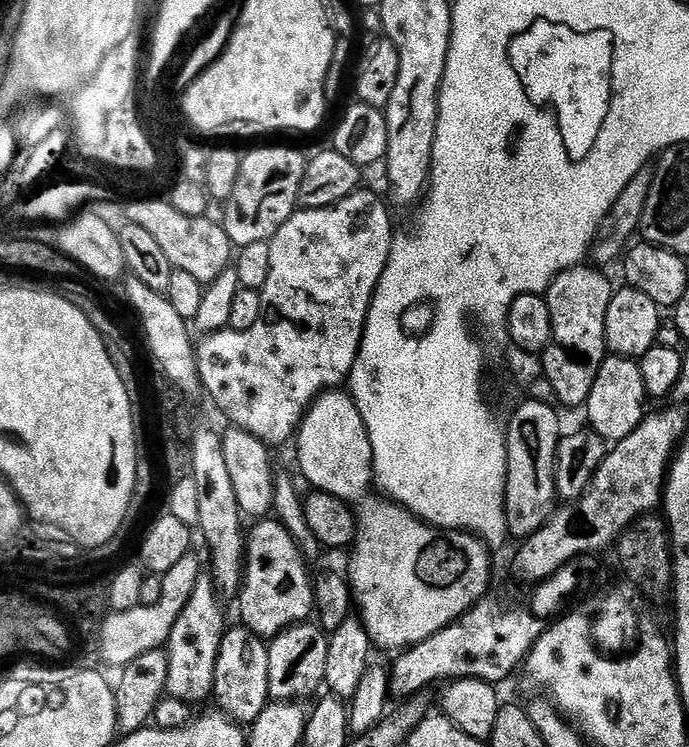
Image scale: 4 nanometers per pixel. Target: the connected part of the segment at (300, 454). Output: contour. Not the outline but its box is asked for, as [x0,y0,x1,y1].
[295,391,373,502]

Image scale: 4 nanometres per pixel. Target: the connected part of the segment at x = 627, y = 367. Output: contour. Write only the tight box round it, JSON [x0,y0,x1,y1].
[587,355,649,442]

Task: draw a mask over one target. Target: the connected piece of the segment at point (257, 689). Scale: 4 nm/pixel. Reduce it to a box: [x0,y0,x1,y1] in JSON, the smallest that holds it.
[214,626,270,726]

